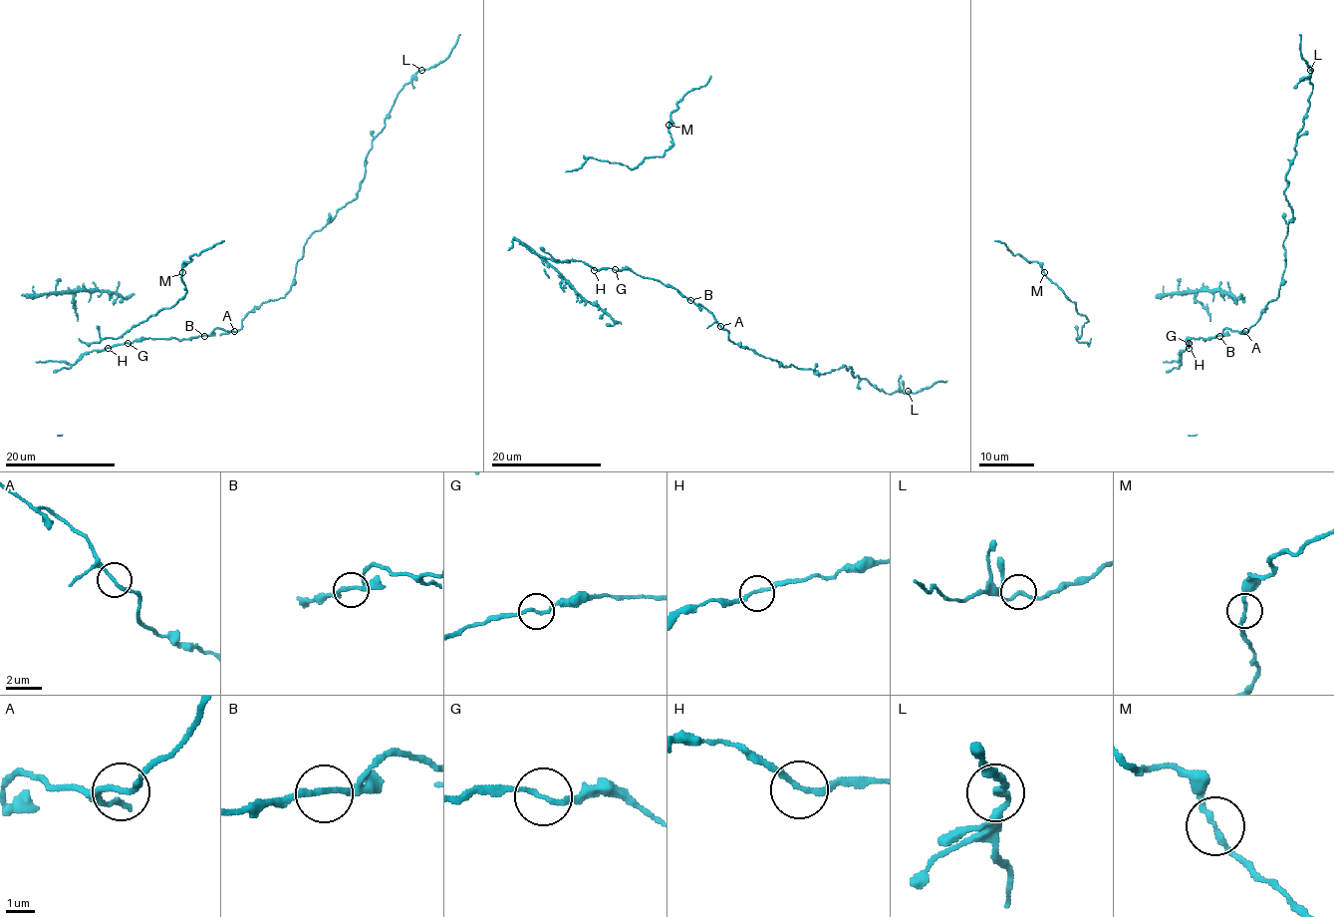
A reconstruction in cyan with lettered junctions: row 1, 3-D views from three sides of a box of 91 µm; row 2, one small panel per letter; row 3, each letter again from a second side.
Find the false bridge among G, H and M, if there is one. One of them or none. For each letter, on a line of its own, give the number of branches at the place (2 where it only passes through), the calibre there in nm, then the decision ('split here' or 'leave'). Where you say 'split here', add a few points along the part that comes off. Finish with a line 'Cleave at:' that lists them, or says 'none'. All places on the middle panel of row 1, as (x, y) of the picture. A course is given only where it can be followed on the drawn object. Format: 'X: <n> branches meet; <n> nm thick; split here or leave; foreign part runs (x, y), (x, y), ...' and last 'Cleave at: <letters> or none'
G: 2 branches meet; 160 nm thick; leave
H: 2 branches meet; 170 nm thick; leave
M: 2 branches meet; 190 nm thick; leave
Cleave at: none

